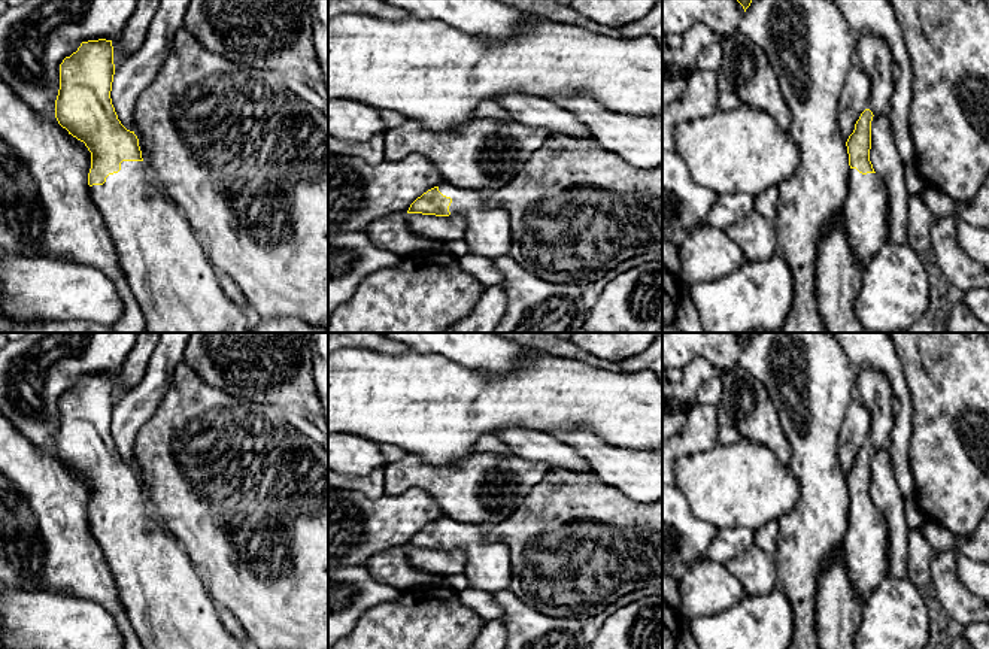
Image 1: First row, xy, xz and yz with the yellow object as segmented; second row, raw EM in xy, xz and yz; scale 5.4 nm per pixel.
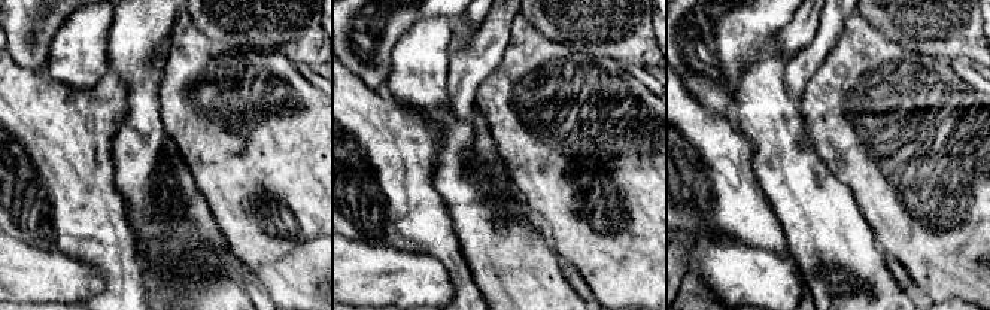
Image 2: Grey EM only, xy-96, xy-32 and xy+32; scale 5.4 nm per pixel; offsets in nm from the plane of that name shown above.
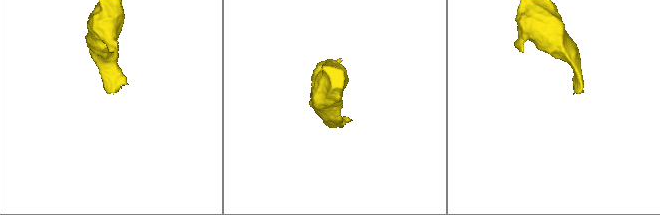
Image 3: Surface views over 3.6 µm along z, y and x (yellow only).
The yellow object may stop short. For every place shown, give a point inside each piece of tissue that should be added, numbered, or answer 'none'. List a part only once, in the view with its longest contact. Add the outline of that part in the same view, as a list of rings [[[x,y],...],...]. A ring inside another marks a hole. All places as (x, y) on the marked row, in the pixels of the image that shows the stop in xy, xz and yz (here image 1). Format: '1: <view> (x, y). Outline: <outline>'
1: xy (167, 269). Outline: [[[122,161],[118,173],[103,185],[90,186],[91,198],[110,233],[116,257],[130,289],[146,319],[146,333],[248,333],[240,306],[233,303],[218,282],[200,237],[189,227],[180,207],[164,194],[155,173],[145,161]]]

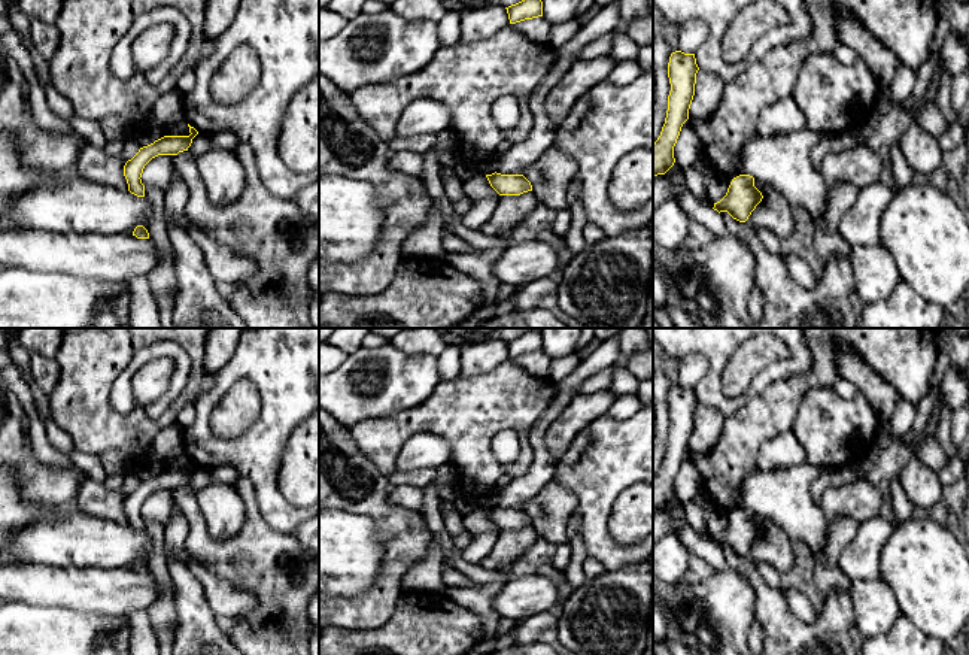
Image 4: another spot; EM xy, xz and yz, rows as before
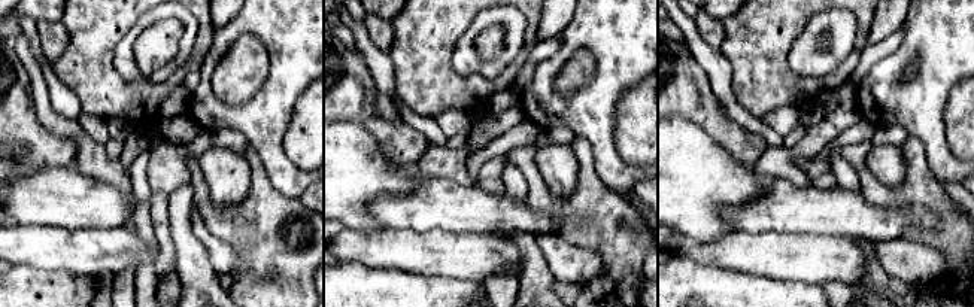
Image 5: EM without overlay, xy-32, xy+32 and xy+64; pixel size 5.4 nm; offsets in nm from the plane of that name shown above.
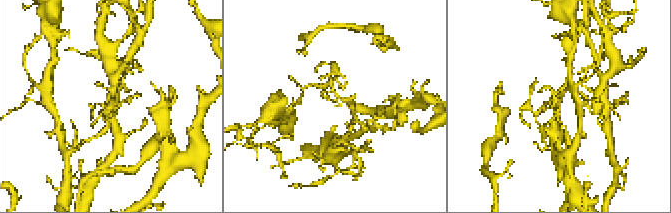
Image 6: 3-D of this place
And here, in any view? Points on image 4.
none

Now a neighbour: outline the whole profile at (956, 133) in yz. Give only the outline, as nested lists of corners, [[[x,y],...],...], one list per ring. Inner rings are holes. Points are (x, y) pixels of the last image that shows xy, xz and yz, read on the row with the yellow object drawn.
[[[950,122],[948,128],[938,137],[941,149],[951,151],[966,142],[966,127],[960,122]]]

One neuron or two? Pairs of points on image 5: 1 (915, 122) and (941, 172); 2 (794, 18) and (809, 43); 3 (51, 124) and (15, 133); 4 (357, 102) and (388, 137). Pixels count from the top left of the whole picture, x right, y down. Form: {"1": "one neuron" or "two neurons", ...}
{"1": "one neuron", "2": "two neurons", "3": "two neurons", "4": "one neuron"}

